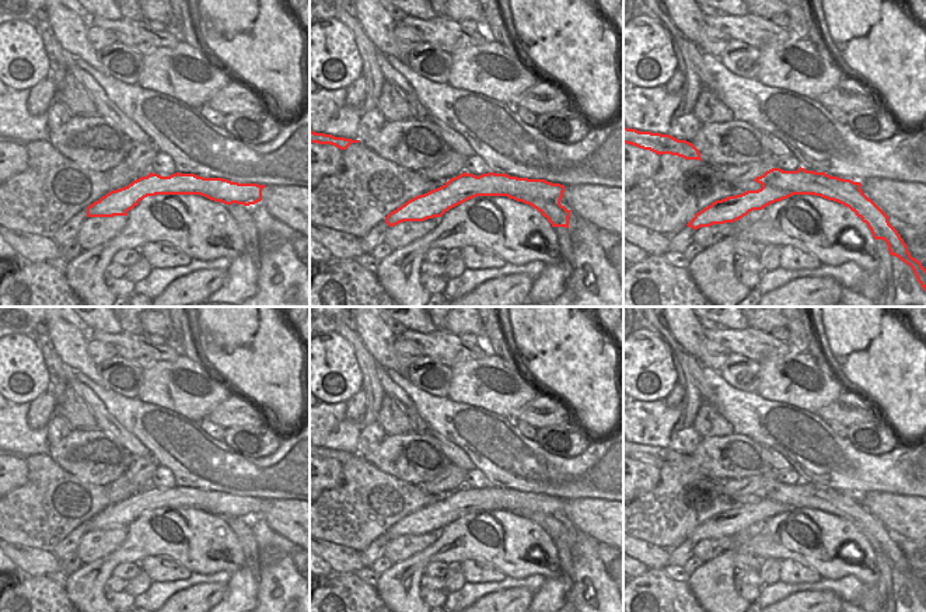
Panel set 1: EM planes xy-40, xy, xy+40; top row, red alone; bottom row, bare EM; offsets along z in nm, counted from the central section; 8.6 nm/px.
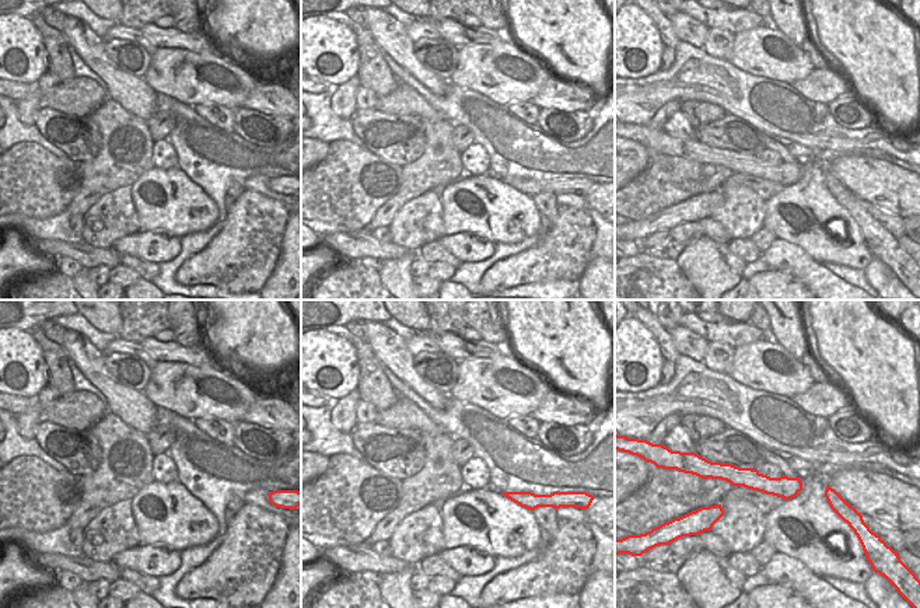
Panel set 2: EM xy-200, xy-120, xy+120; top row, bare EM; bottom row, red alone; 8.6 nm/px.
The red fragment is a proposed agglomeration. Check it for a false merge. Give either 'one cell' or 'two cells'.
two cells

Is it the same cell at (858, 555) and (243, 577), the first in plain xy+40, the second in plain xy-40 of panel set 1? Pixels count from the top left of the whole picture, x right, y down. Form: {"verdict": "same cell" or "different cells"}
{"verdict": "different cells"}

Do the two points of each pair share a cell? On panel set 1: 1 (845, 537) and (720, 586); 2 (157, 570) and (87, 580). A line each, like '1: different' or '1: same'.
1: same
2: different

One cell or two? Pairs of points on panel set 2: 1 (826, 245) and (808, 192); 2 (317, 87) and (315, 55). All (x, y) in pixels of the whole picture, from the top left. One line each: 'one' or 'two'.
1: one
2: two

